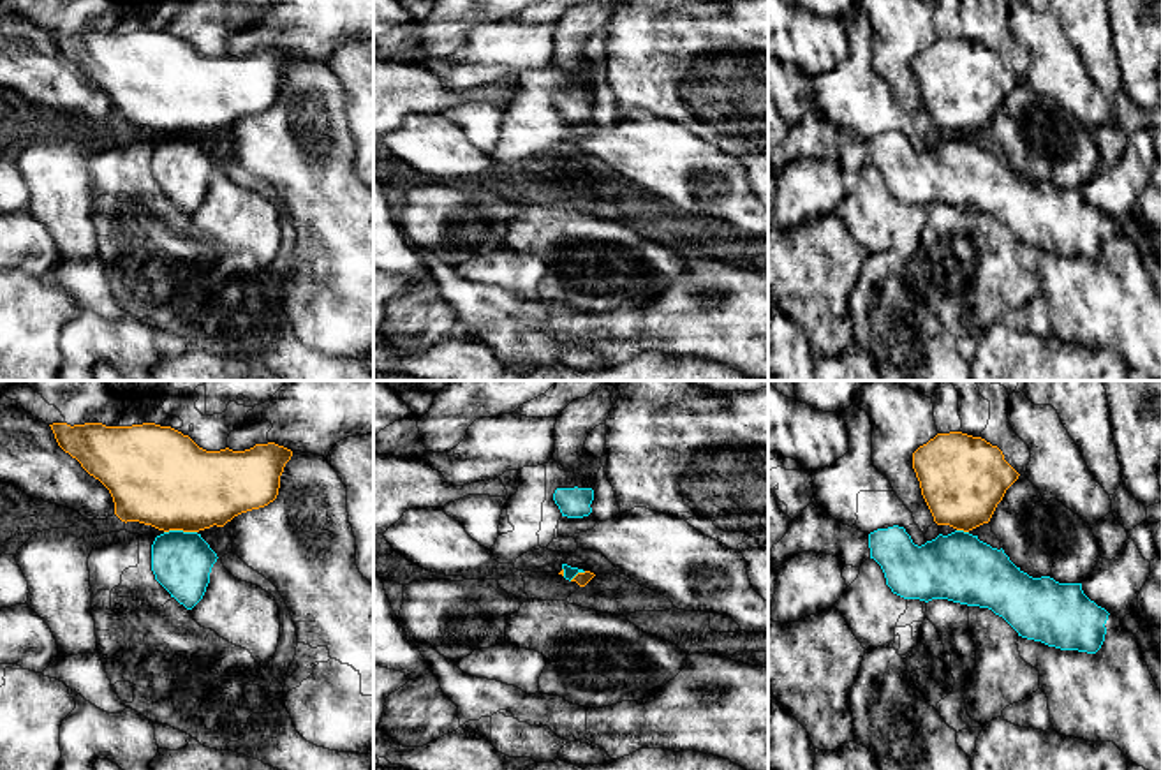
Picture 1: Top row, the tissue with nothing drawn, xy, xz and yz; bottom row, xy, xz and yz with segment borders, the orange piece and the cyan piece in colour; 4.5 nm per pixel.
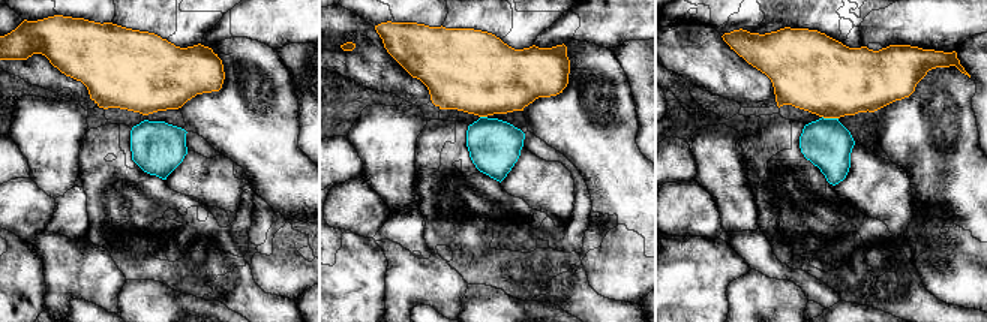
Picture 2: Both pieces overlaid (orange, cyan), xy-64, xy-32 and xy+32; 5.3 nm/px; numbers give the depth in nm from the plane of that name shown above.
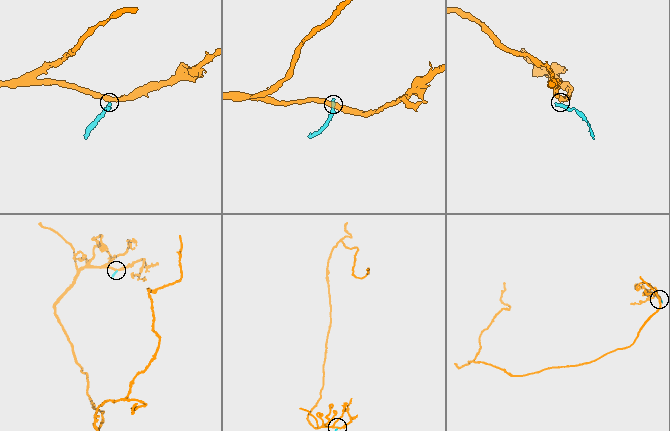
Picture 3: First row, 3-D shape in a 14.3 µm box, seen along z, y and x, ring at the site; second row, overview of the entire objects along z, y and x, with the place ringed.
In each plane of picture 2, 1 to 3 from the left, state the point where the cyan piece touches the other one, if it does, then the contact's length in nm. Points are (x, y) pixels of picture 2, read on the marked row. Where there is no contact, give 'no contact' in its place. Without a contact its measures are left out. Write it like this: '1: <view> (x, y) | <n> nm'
1: no contact
2: xy-32 (483, 116) | 40 nm
3: xy+32 (830, 117) | 90 nm

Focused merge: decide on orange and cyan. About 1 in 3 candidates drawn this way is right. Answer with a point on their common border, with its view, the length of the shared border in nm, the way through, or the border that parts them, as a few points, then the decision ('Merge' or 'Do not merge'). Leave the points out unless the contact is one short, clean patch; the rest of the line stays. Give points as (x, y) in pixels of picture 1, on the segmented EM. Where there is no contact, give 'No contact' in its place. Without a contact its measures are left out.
Touches orange at xy (180, 529). Shared border 150 nm. Do not merge

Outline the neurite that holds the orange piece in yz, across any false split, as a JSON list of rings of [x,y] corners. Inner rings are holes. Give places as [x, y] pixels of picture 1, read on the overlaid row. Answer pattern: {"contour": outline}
{"contour": [[[962,432],[920,446],[913,469],[934,522],[964,532],[988,523],[1020,476],[997,446]]]}

